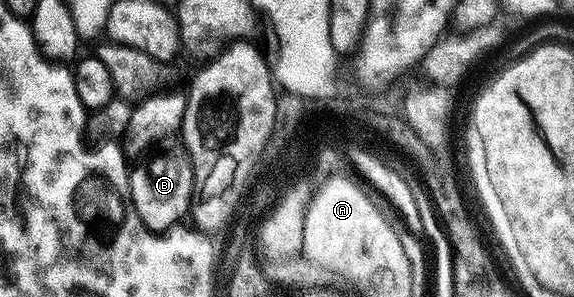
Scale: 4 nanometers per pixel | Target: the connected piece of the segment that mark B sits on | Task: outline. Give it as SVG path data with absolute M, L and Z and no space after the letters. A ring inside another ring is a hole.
M184 150L169 151L166 155L157 155L146 167L133 167L129 172L129 196L143 221L151 231L158 233L168 231L169 228L178 226L181 218L188 216L191 211L191 204L195 198L193 185L193 166L189 164L189 156Z

